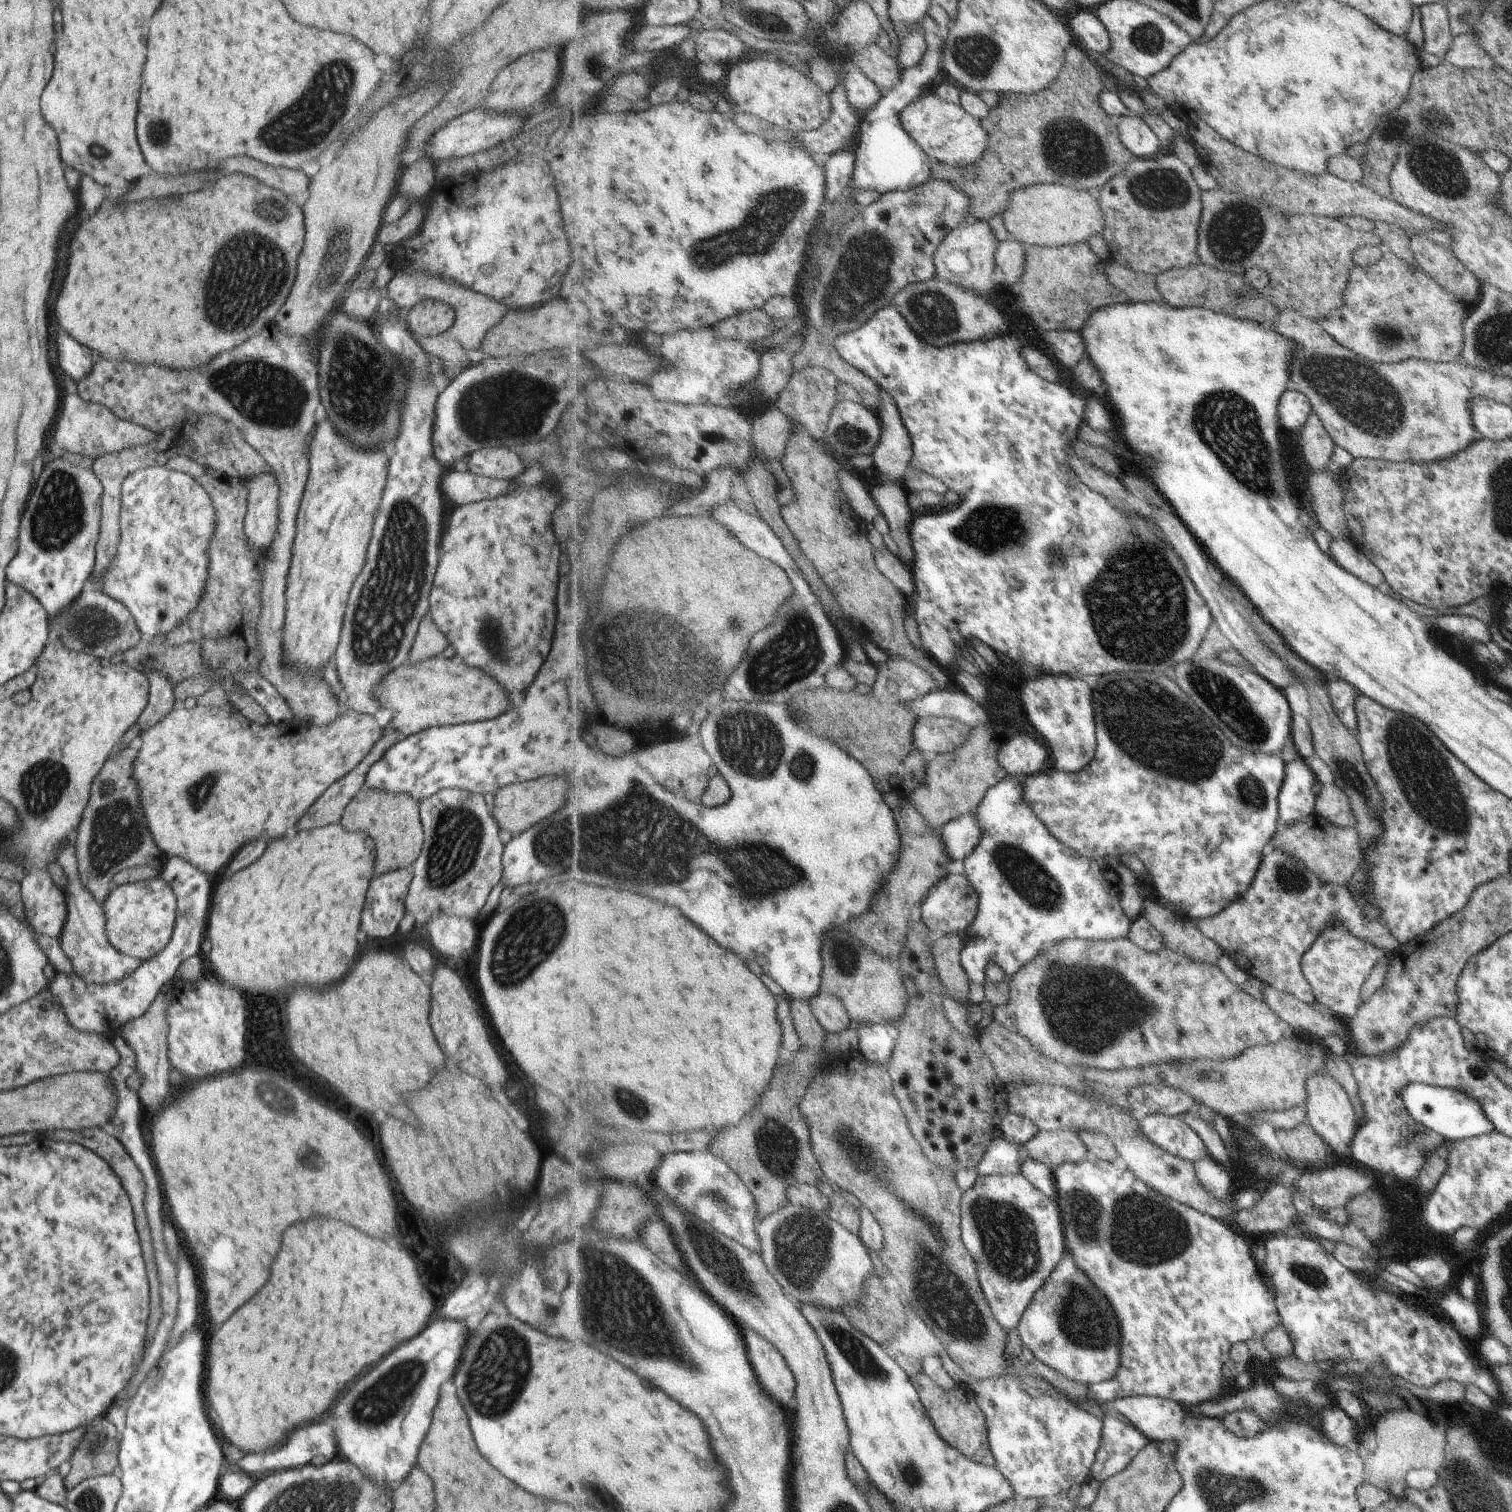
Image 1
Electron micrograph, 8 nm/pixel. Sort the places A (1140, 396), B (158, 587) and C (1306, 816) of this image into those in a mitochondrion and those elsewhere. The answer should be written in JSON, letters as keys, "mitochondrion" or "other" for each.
{"A":"other","B":"mitochondrion","C":"other"}

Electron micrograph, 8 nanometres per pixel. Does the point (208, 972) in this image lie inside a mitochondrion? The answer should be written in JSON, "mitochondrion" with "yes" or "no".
{"mitochondrion":"no"}

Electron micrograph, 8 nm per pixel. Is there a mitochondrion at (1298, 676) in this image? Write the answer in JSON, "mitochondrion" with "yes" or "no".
{"mitochondrion":"no"}

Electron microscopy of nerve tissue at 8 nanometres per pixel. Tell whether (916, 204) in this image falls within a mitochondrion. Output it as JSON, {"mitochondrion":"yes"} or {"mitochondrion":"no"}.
{"mitochondrion":"yes"}

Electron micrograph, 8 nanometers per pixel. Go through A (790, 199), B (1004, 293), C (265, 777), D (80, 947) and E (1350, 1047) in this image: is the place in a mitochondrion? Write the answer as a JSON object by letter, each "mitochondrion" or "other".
{"A":"mitochondrion","B":"other","C":"other","D":"other","E":"other"}

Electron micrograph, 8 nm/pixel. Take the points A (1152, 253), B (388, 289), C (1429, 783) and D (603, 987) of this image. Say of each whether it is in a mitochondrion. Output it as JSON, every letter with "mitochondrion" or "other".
{"A":"other","B":"other","C":"mitochondrion","D":"other"}

